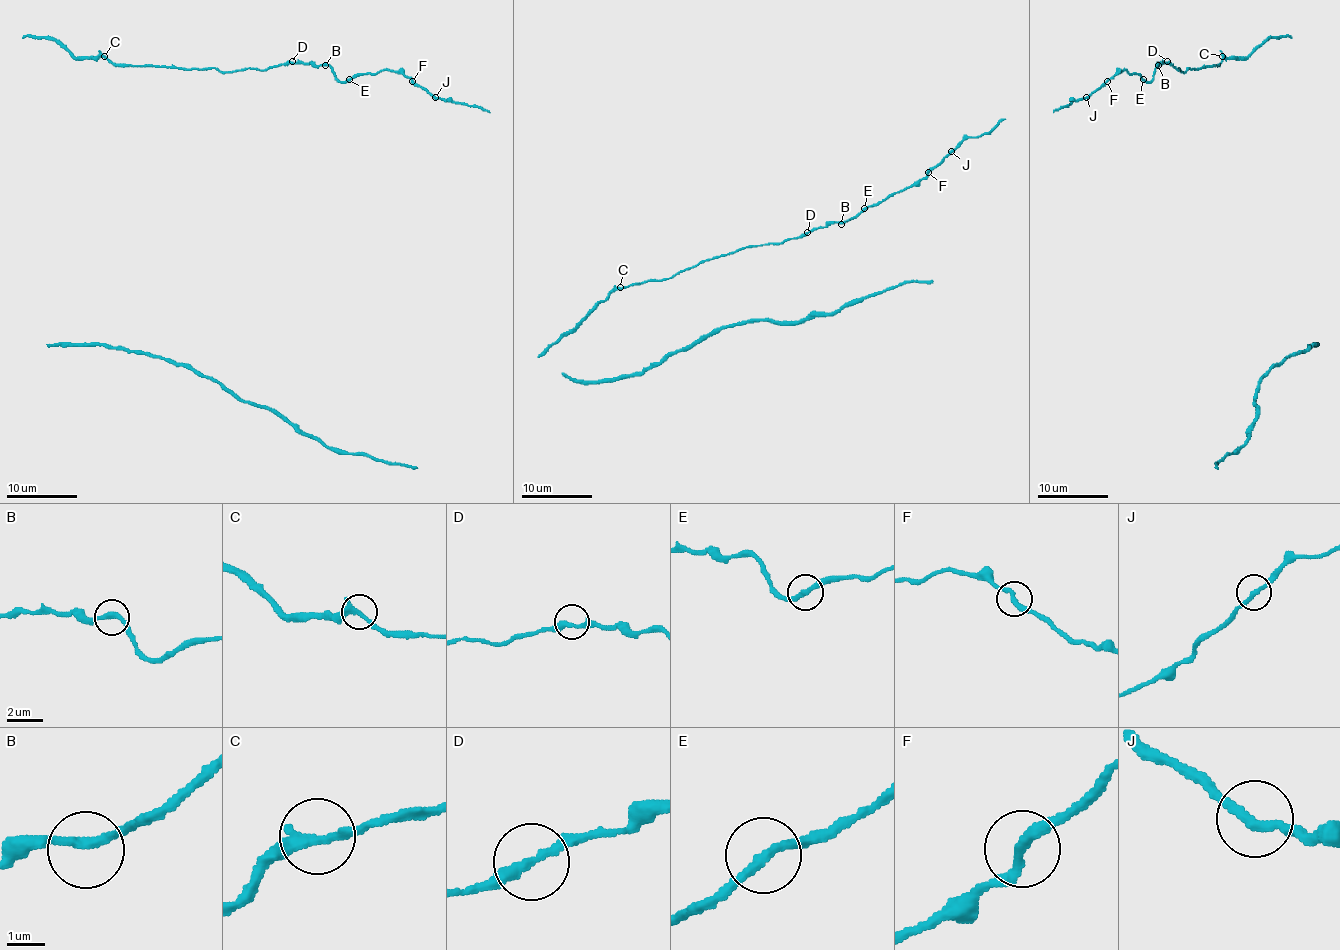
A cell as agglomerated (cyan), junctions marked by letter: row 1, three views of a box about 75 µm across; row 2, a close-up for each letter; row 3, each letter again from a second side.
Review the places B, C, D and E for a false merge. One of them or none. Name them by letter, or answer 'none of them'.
none of them

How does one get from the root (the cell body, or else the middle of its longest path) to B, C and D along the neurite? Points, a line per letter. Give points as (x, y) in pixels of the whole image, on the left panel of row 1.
B: (74, 59), (104, 56), (117, 65), (218, 68), (221, 72), (242, 68), (267, 70), (288, 63), (325, 65)
C: (74, 59), (104, 56)
D: (74, 59), (104, 56), (117, 65), (218, 68), (221, 72), (242, 68), (267, 70), (292, 61)

